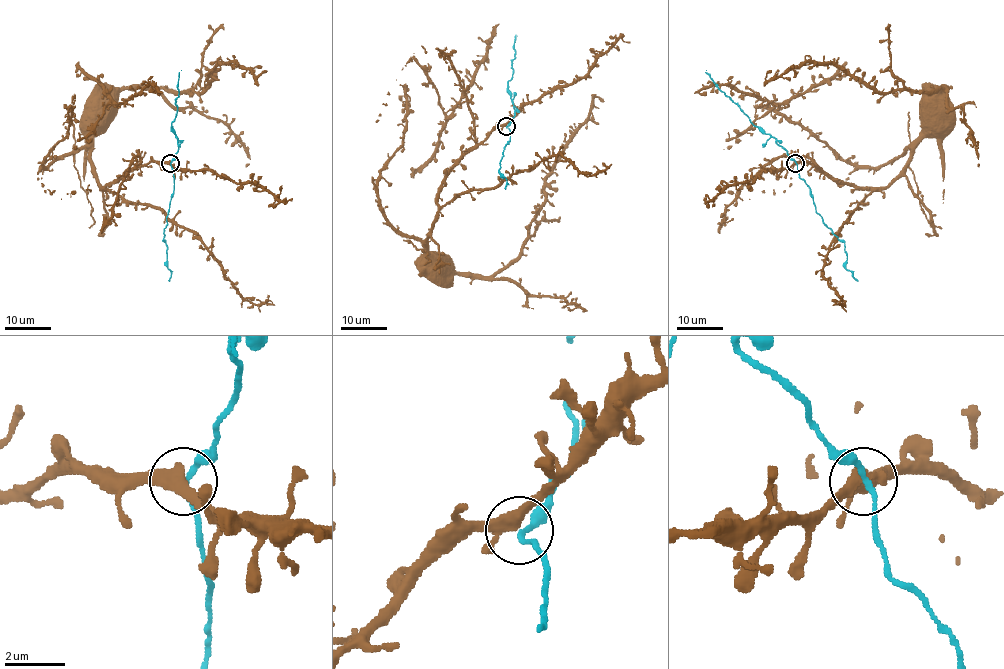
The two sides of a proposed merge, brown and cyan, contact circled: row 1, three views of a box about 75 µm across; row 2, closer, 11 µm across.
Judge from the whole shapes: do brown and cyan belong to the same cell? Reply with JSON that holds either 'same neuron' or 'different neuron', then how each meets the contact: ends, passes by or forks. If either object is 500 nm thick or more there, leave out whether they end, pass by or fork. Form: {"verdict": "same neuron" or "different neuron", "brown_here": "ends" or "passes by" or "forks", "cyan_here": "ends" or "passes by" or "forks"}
{"verdict": "same neuron", "brown_here": "forks", "cyan_here": "passes by"}

